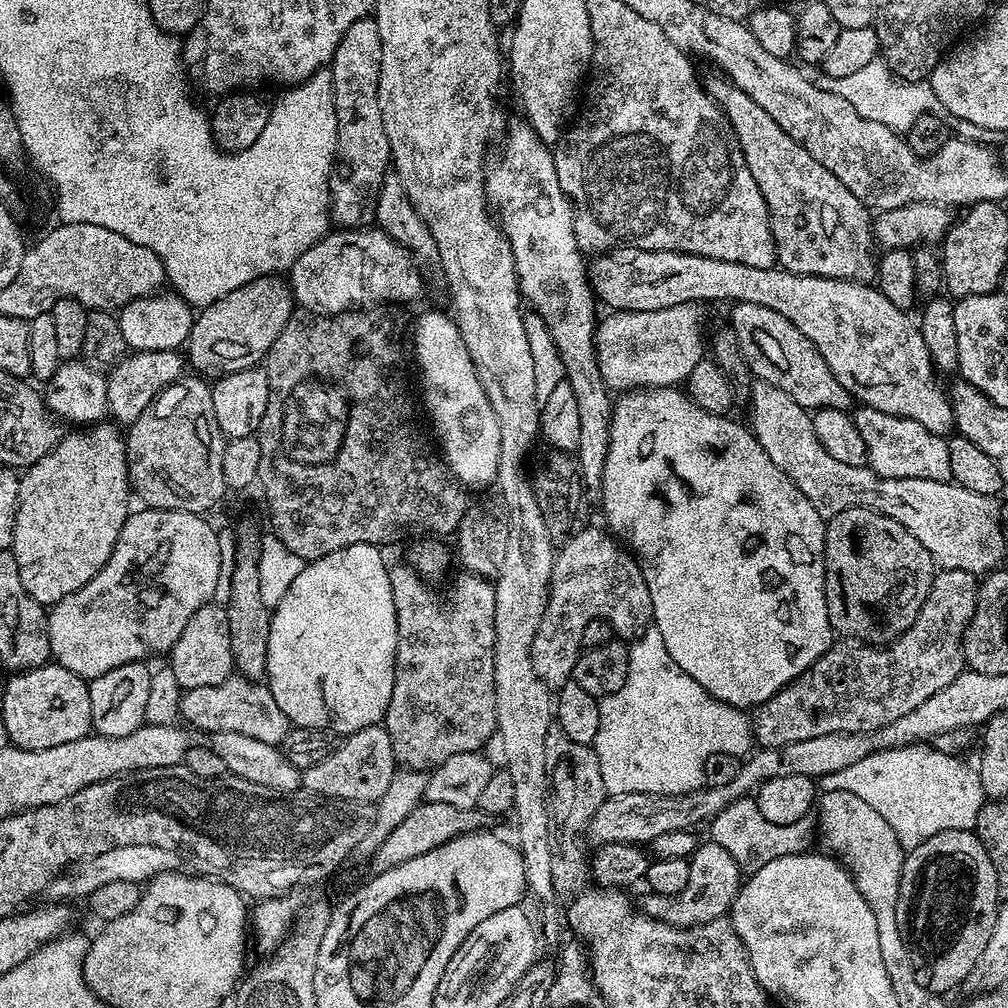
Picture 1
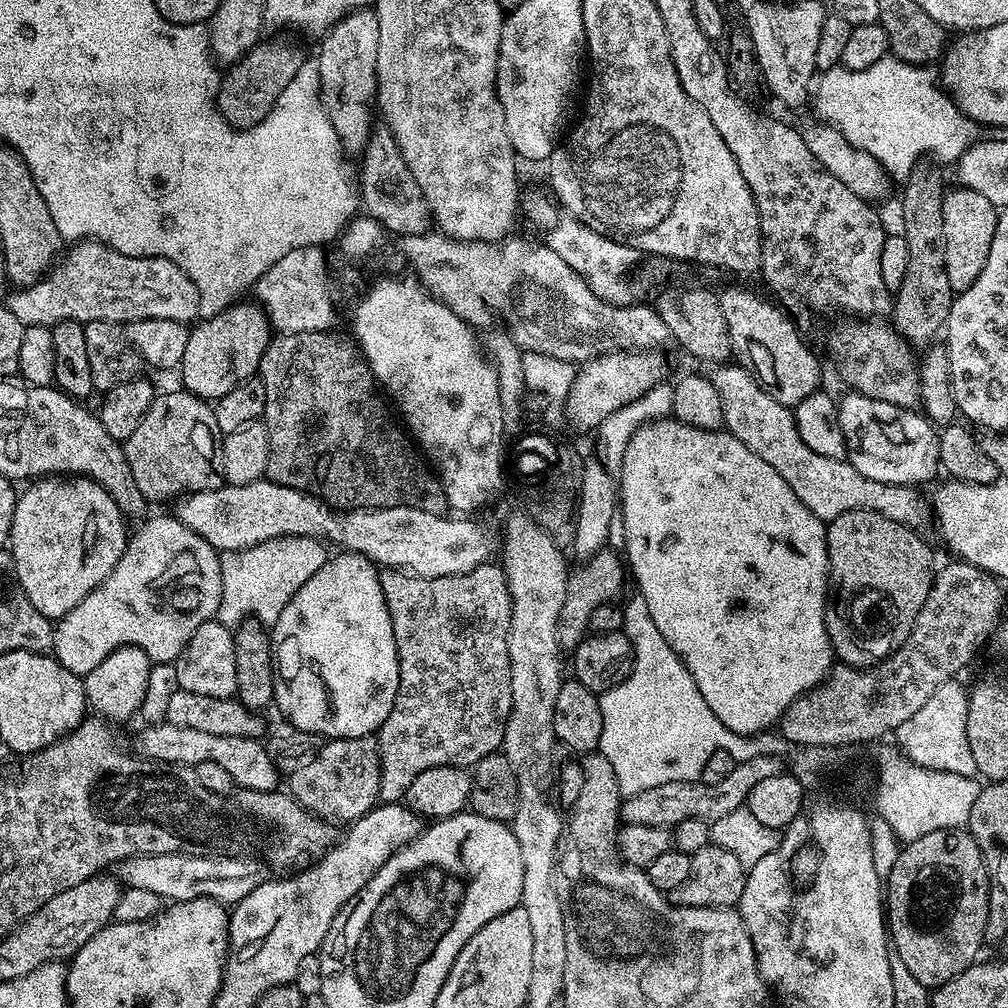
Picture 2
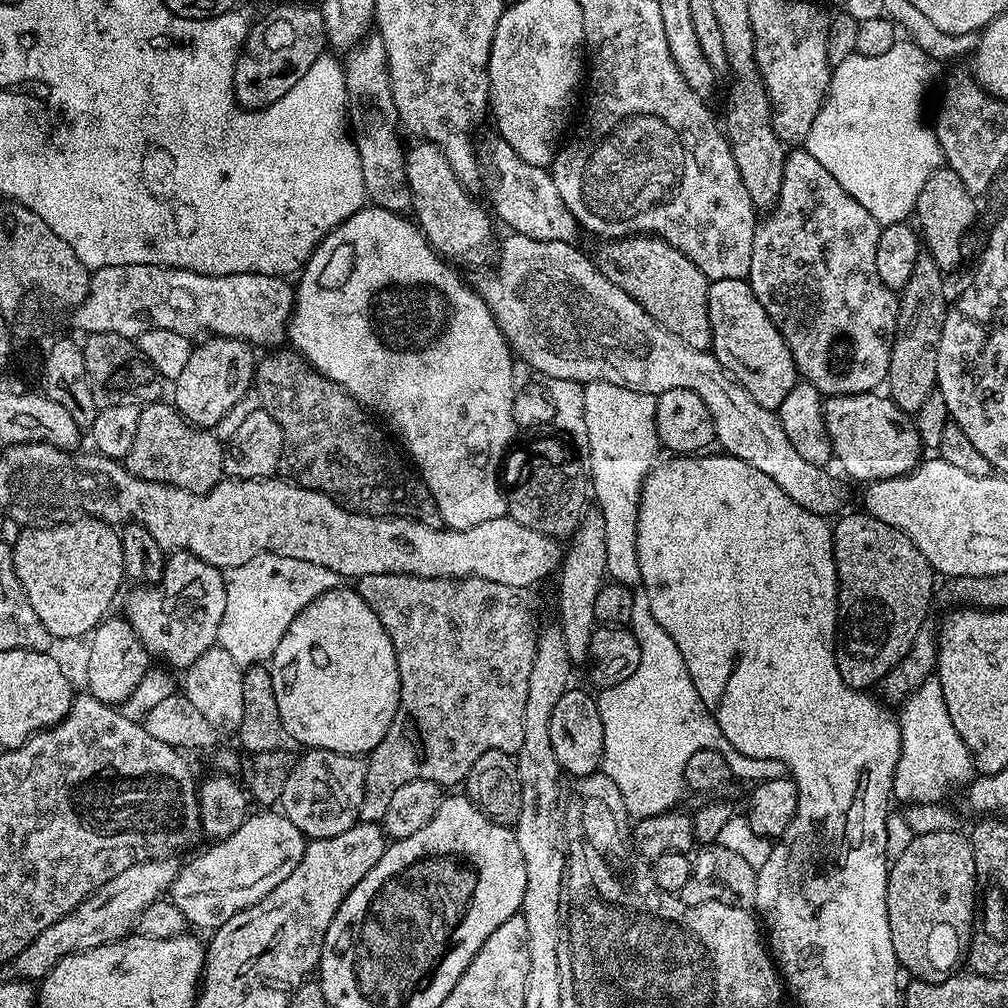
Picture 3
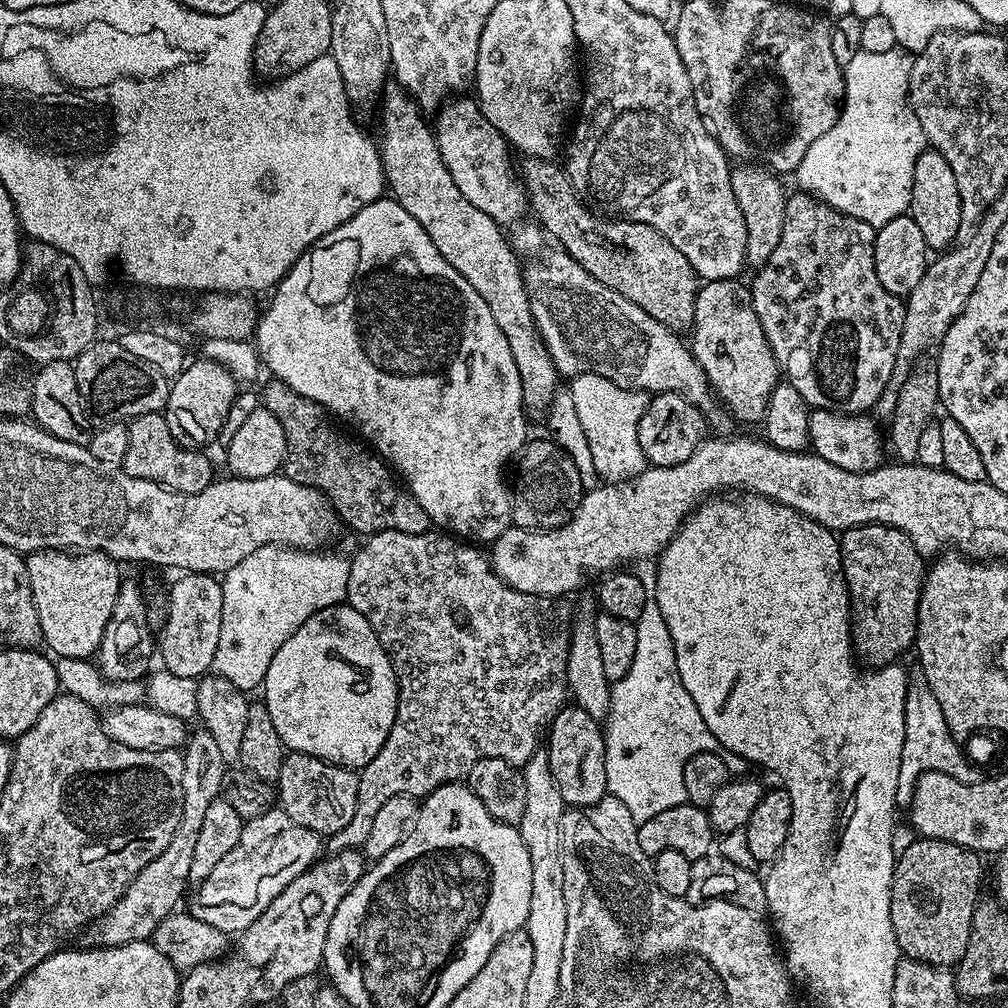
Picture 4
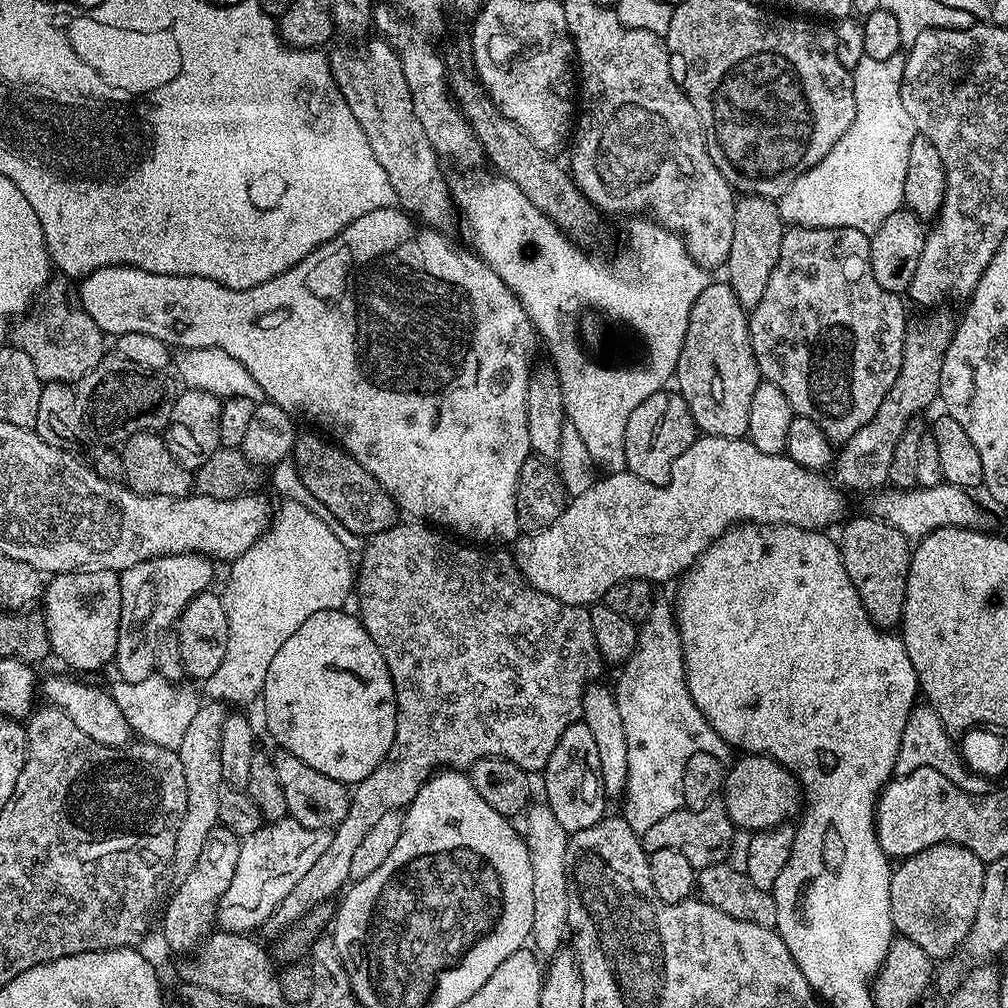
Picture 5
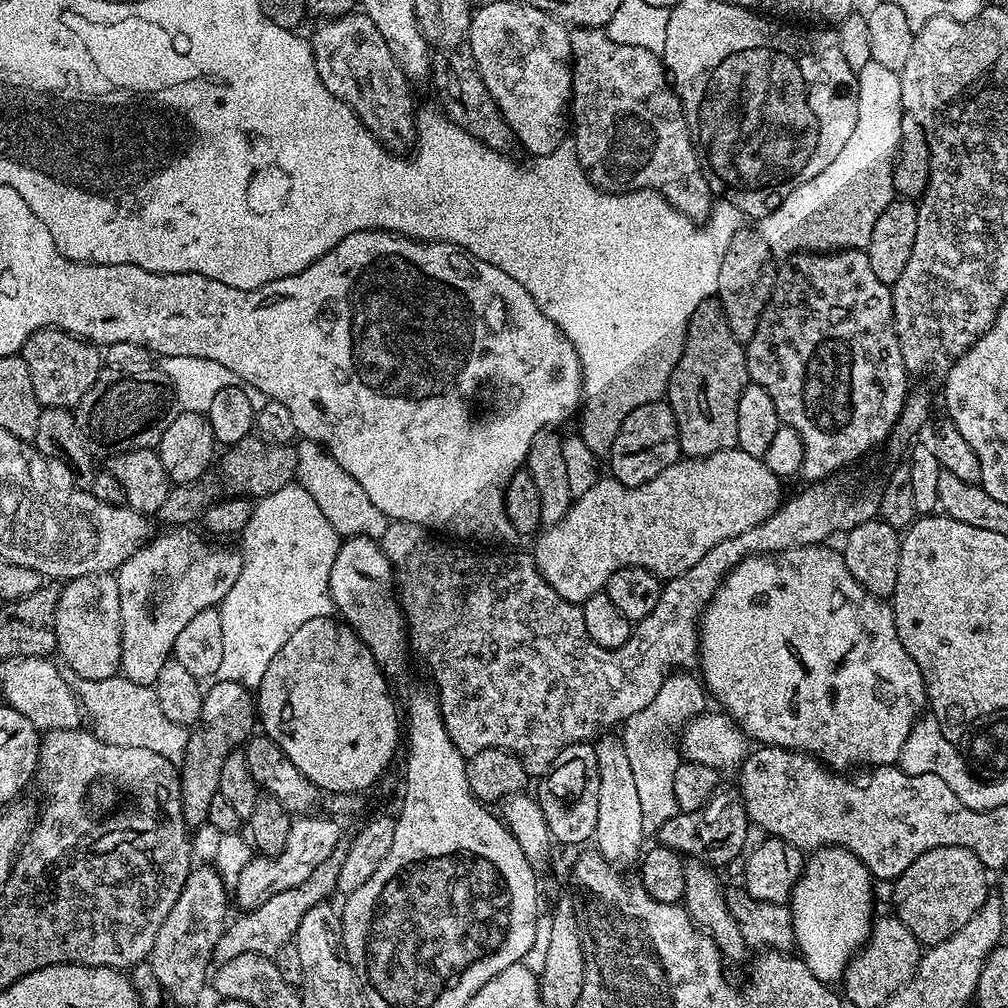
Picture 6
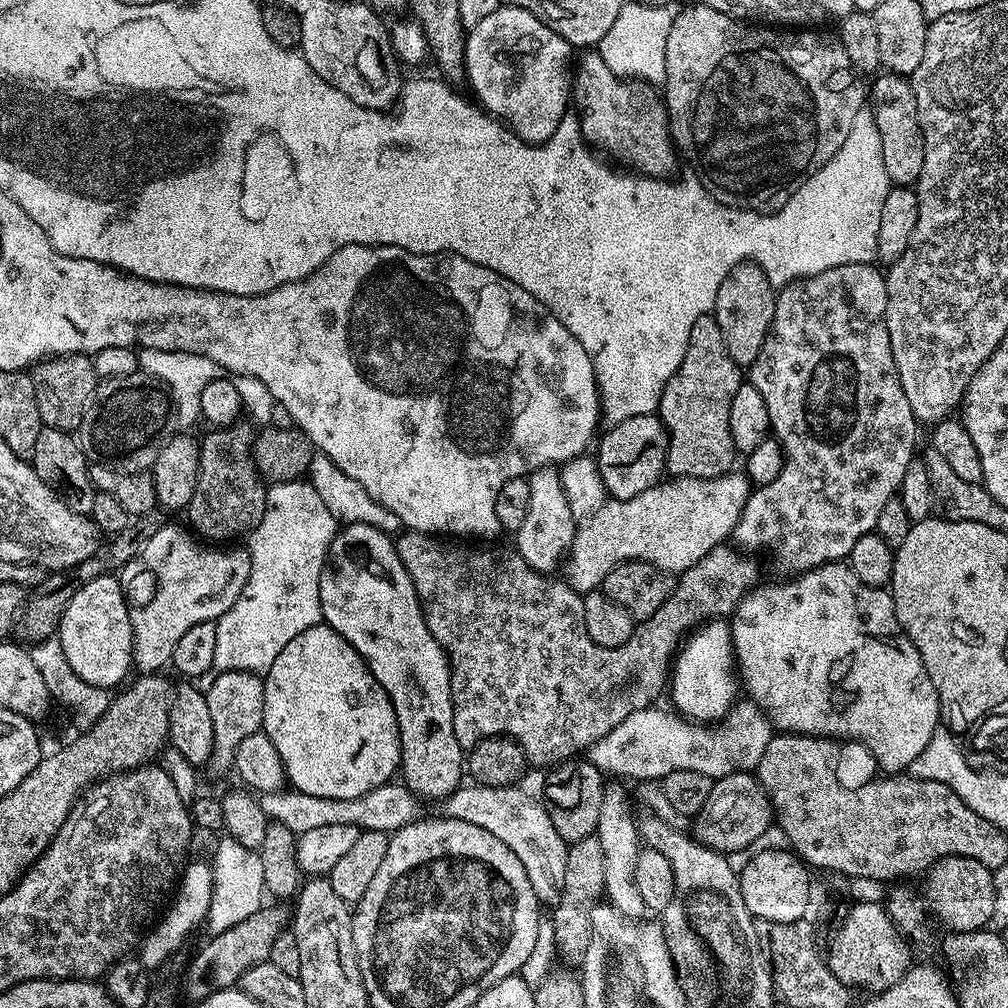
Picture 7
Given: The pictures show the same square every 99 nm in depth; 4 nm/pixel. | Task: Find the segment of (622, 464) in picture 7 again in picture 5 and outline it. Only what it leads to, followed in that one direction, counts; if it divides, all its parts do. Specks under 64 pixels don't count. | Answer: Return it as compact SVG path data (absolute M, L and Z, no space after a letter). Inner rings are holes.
M661 390L650 394L634 409L626 422L626 468L651 484L667 484L674 462L698 438L696 423L679 391Z

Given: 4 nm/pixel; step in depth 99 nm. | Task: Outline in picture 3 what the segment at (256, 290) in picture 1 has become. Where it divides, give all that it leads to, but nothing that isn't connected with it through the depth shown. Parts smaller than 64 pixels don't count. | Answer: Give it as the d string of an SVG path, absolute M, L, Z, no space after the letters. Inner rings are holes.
M212 336L205 344L200 344L191 349L188 353L186 367L182 374L174 381L176 393L170 397L171 403L177 412L192 425L193 428L215 429L218 422L222 422L222 417L226 415L226 410L238 402L253 387L256 374L258 356L255 356L253 345L246 343L245 340L235 340L229 336Z

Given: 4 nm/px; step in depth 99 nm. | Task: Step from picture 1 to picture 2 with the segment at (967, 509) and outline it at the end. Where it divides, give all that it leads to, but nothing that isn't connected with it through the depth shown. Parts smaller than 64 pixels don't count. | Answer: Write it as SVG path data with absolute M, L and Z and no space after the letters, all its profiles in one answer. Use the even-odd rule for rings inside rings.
M736 362L711 369L710 379L714 390L718 390L718 398L722 400L722 418L724 428L746 450L754 450L762 462L774 466L786 482L790 482L790 490L798 494L798 498L822 521L838 518L838 514L846 514L850 510L870 510L874 514L882 514L899 524L919 529L926 516L926 504L920 501L915 487L907 484L887 484L874 482L874 478L862 478L858 470L848 463L847 459L835 460L822 458L822 454L814 454L806 442L798 434L798 426L793 409L778 402L762 387L759 380L747 368Z

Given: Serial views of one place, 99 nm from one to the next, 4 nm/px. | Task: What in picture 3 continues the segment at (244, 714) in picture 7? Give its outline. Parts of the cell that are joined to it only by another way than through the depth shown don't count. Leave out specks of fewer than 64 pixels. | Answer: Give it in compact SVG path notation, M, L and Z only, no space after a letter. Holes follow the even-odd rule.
M174 856L143 860L110 878L110 882L86 897L79 906L70 910L70 914L54 922L54 926L42 930L42 934L38 934L38 938L34 938L34 942L30 942L30 946L26 946L26 950L12 960L10 971L16 975L13 977L20 982L39 982L62 958L123 940L133 931L142 910L171 889L180 869L177 860Z

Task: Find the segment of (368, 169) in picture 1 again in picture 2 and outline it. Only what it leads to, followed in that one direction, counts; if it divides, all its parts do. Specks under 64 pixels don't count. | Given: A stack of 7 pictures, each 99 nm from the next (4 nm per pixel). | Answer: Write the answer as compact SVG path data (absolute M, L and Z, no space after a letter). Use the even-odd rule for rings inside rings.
M375 7L359 8L346 14L319 41L320 53L314 56L320 75L320 99L332 117L340 144L349 157L364 151L374 127L376 67L378 66L378 18Z

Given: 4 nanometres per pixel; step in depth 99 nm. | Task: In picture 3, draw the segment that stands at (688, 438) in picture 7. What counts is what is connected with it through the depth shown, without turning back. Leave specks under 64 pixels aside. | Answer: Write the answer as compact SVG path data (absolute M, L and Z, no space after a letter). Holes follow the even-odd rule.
M747 279L711 281L708 286L708 313L712 331L710 351L716 361L748 391L758 406L779 410L782 398L786 398L798 382L796 363L770 314L762 310L762 302L758 302Z

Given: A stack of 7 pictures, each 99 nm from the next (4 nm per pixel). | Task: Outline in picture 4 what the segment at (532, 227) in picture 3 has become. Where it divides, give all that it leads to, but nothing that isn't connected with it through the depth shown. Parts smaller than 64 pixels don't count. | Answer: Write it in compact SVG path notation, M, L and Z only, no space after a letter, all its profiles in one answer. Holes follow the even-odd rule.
M464 98L449 99L434 116L434 131L442 162L446 162L450 178L454 178L454 186L458 186L462 195L472 205L478 206L482 214L486 214L501 226L512 223L515 225L525 219L524 211L527 213L530 207L523 183L514 175L510 145L494 126L494 122L490 122L490 118L482 114L475 99L460 99Z

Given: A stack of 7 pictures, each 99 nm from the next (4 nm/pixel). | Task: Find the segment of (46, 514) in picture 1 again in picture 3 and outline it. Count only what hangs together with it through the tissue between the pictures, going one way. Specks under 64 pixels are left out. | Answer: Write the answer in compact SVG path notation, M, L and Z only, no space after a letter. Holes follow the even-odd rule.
M76 518L73 524L68 524L65 528L48 528L52 526L28 526L23 529L24 532L17 540L11 541L12 557L14 558L14 570L18 574L18 582L22 582L22 590L26 590L26 598L30 598L30 606L34 606L34 614L38 614L38 618L42 621L42 626L46 626L46 630L50 630L50 634L57 641L60 640L76 640L79 636L87 637L96 631L101 620L109 615L112 603L116 600L116 595L120 592L120 583L126 580L123 564L123 546L121 542L121 533L117 531L111 524L105 524L103 520L95 518Z

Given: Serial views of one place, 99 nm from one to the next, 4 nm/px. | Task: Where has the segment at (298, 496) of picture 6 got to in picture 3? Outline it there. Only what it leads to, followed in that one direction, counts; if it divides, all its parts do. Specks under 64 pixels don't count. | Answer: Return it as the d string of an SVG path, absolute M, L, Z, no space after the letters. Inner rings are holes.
M263 552L255 556L254 568L270 568L270 634L252 634L252 632L264 632L264 626L258 628L260 622L256 620L260 620L260 614L254 612L248 614L248 608L254 606L252 606L252 598L248 598L246 594L246 582L242 582L240 576L234 578L228 571L224 572L224 580L232 580L234 584L234 588L230 590L236 592L230 594L230 600L226 600L226 610L222 610L222 622L218 626L216 644L222 650L226 650L230 658L234 658L234 662L241 670L271 661L274 650L278 650L278 642L282 642L282 634L290 630L290 622L294 622L294 618L298 618L298 614L306 610L310 602L314 602L322 593L337 587L338 584L336 573L326 570L326 566L307 564L305 560L298 558L276 556L272 552ZM242 632L250 632L250 634L242 634Z

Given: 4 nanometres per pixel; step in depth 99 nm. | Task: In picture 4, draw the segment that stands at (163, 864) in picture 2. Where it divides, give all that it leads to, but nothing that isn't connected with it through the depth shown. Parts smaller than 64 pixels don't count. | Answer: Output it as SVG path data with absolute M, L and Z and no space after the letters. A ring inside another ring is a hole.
M273 810L247 821L242 838L238 838L238 846L210 870L207 878L195 885L196 893L190 905L192 916L210 922L210 926L226 934L245 932L263 914L266 906L298 878L298 874L316 863L321 855L320 848L322 852L320 833L298 826L298 822L282 810Z

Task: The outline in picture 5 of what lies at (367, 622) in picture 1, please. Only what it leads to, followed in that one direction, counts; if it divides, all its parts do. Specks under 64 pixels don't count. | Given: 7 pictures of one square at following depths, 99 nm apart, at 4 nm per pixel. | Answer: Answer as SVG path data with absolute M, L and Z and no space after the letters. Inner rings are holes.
M335 608L334 610L318 610L318 614L310 614L290 638L286 638L286 643L278 649L278 654L274 654L274 662L270 662L270 670L266 670L266 682L262 693L264 700L264 720L268 723L268 732L280 743L279 747L283 751L294 754L294 758L302 758L306 766L314 766L314 770L319 770L321 774L326 774L326 778L334 778L338 782L349 786L361 784L386 758L390 746L394 742L394 730L396 729L396 691L392 685L392 679L388 673L386 662L374 646L374 638L364 629L360 622L359 615L348 613L348 610Z

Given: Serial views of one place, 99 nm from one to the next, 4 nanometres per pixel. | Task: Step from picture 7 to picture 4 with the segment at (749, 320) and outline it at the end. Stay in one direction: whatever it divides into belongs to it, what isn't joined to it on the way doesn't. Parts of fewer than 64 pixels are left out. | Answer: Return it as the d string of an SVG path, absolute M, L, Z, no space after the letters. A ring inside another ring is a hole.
M740 162L732 168L734 198L738 198L738 210L742 210L742 219L746 221L746 261L756 270L768 261L774 246L778 246L778 238L782 238L789 193L784 192L780 180L783 179L771 168L756 162Z

